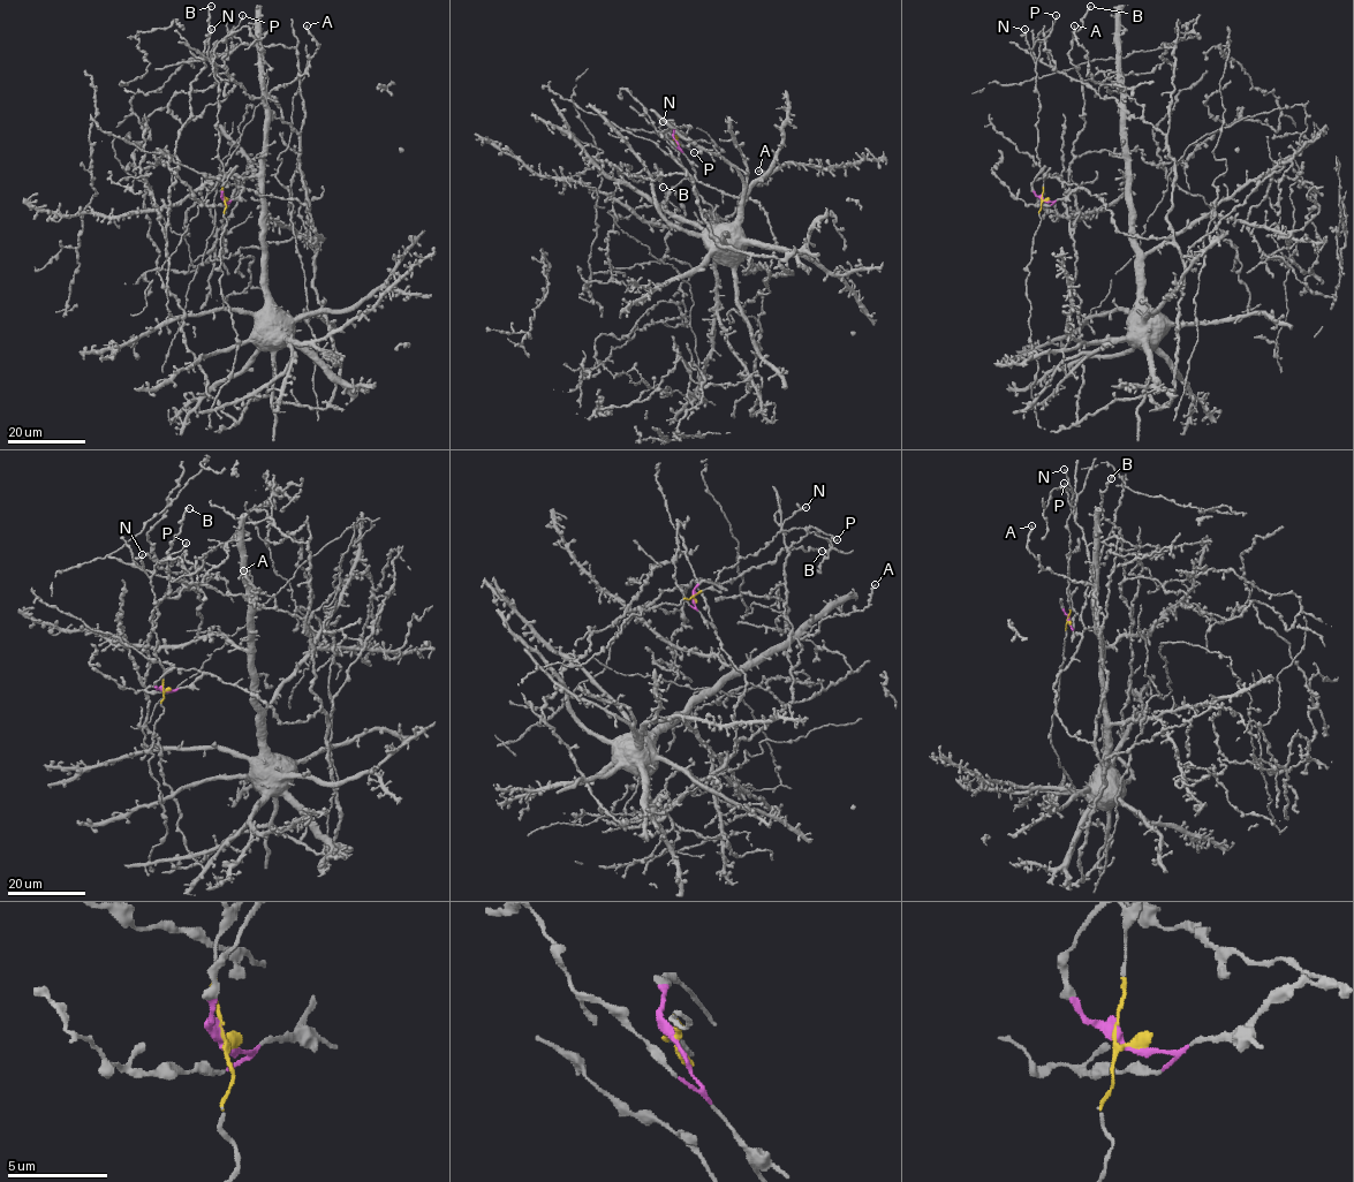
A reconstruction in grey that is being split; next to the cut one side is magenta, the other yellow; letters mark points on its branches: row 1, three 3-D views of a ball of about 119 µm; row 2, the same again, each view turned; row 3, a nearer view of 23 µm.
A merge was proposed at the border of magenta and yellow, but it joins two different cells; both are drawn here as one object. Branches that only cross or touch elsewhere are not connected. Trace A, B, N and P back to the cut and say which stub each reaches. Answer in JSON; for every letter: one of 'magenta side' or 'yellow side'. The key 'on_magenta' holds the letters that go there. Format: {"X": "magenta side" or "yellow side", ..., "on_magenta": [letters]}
{"A": "magenta side", "B": "magenta side", "N": "yellow side", "P": "yellow side", "on_magenta": ["A", "B"]}

